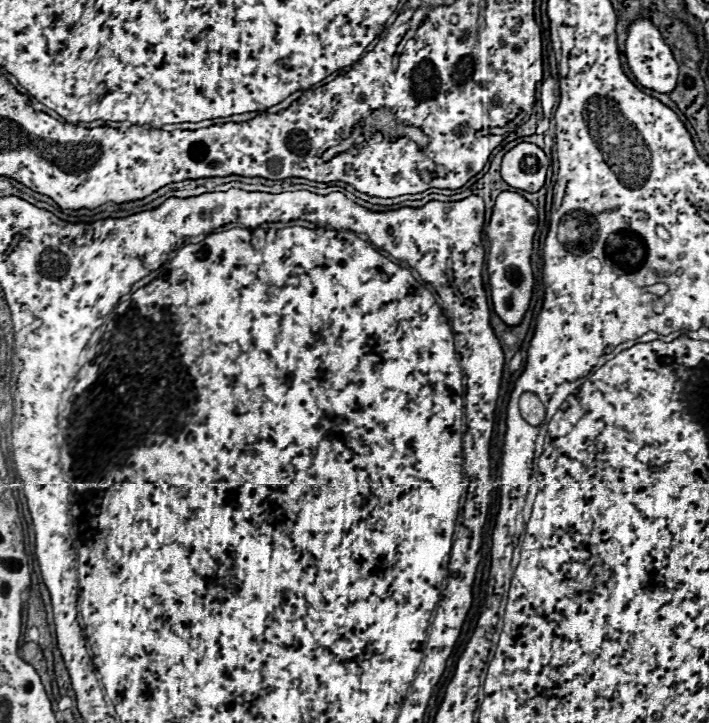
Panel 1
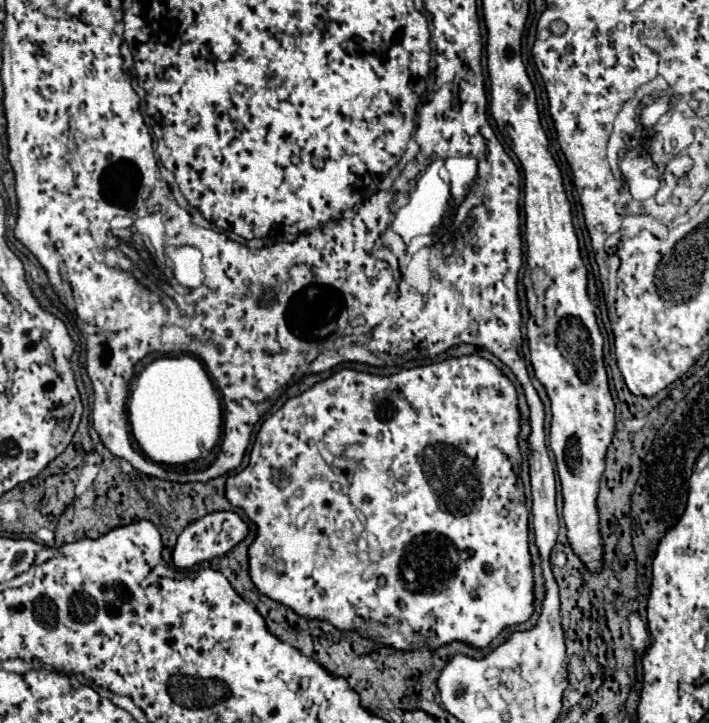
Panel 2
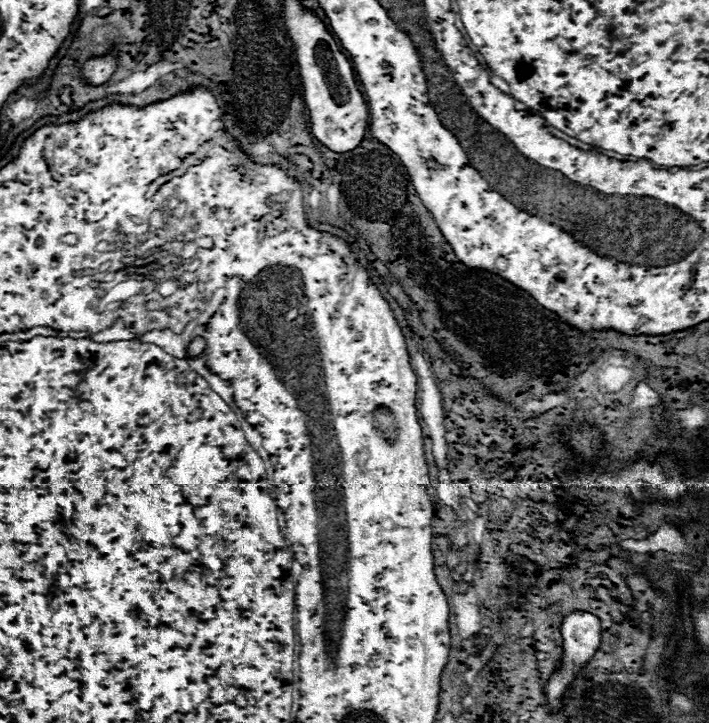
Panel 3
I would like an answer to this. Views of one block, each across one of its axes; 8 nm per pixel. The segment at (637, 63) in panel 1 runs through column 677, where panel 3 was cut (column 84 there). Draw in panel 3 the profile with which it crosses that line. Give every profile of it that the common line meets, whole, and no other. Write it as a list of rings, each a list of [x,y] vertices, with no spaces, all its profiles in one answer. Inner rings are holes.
[[[116,52],[86,60],[82,64],[80,72],[82,72],[82,76],[86,78],[86,82],[90,86],[100,86],[100,84],[108,82],[110,76],[116,72]]]

